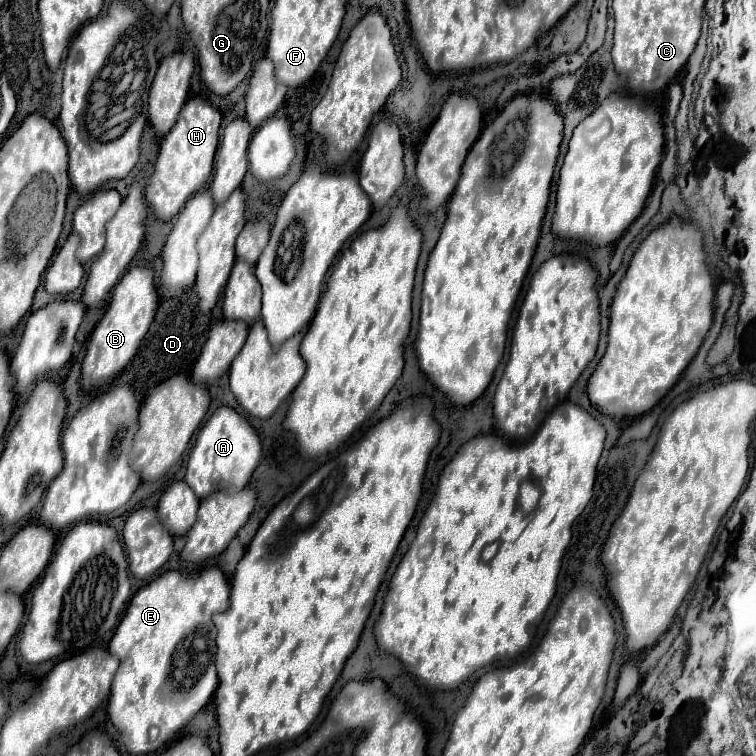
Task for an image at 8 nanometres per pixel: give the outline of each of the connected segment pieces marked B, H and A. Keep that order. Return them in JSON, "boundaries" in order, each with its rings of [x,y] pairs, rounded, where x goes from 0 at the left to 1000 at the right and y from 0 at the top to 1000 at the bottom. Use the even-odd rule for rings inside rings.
{"boundaries":[[[[173,353],[160,366],[157,377],[149,382],[144,406],[142,406],[136,422],[123,435],[118,454],[115,454],[115,467],[112,467],[110,488],[107,488],[110,515],[123,515],[123,512],[144,507],[147,501],[155,499],[155,493],[160,493],[160,488],[181,467],[184,454],[194,443],[197,430],[202,427],[202,419],[205,419],[208,403],[210,403],[210,390],[208,390],[202,366],[205,366],[202,356],[197,356],[197,353]]],[[[255,128],[242,139],[231,168],[218,179],[213,189],[205,226],[194,242],[192,261],[194,269],[205,276],[208,290],[213,292],[229,290],[242,276],[245,266],[274,242],[290,189],[290,165],[292,149],[284,142],[279,142],[274,131]]],[[[290,538],[261,573],[258,589],[247,610],[245,639],[255,647],[255,652],[263,660],[282,652],[282,647],[311,644],[313,649],[329,639],[343,607],[345,607],[345,586],[329,557],[306,538]]]]}

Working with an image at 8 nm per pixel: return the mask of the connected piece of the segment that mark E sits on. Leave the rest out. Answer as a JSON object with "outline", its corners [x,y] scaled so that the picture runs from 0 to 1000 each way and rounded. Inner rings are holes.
{"outline":[[[274,750],[274,753],[269,753],[266,758],[258,758],[258,761],[250,761],[250,763],[239,761],[237,755],[218,755],[213,763],[202,766],[197,774],[187,776],[187,779],[176,787],[176,792],[173,792],[173,798],[171,798],[171,803],[168,803],[168,811],[165,811],[163,821],[157,824],[152,840],[149,840],[147,851],[144,851],[144,861],[157,869],[157,885],[155,885],[152,898],[149,898],[149,906],[147,906],[147,925],[144,925],[144,938],[142,938],[142,940],[144,940],[144,951],[147,951],[149,959],[160,967],[160,972],[163,972],[163,978],[165,978],[165,985],[168,985],[168,993],[171,993],[173,999],[189,999],[189,996],[205,993],[208,985],[213,988],[213,985],[221,983],[226,975],[231,975],[231,972],[266,940],[266,935],[274,933],[274,927],[276,927],[276,922],[282,919],[282,914],[287,911],[287,903],[290,903],[290,901],[287,901],[287,885],[284,885],[284,861],[287,861],[287,856],[284,856],[284,843],[271,843],[271,837],[274,837],[274,840],[282,840],[282,829],[279,829],[279,821],[282,821],[282,819],[279,819],[279,816],[282,816],[284,811],[295,811],[295,808],[300,808],[300,806],[303,806],[303,771],[300,771],[295,755],[287,753],[287,750]],[[200,962],[210,962],[208,985],[197,980],[194,967],[197,967]]]}

